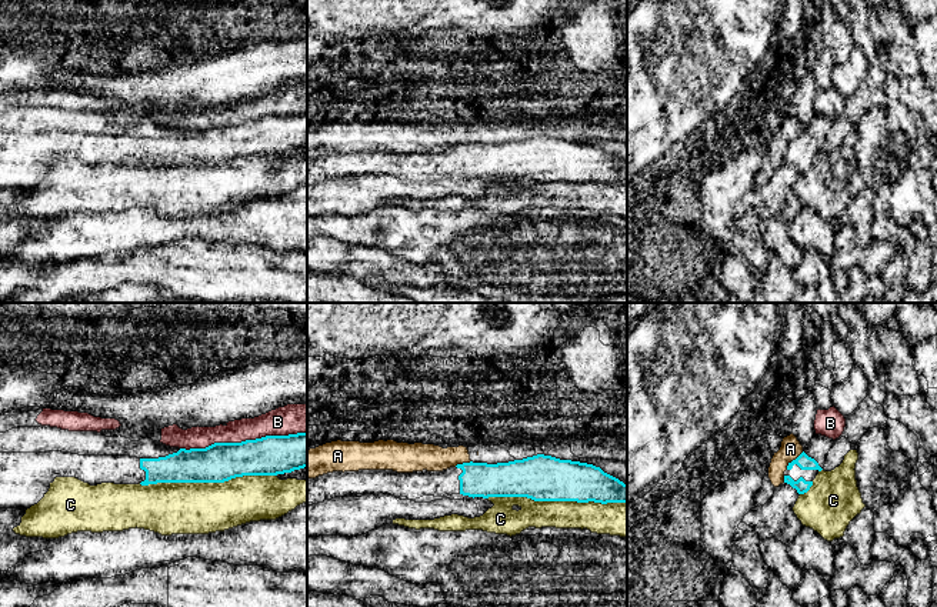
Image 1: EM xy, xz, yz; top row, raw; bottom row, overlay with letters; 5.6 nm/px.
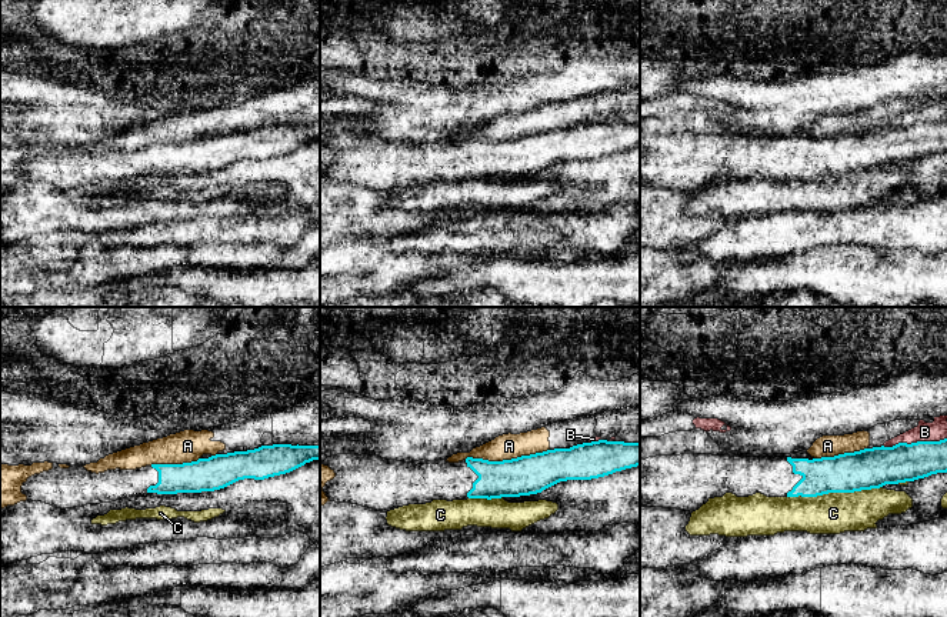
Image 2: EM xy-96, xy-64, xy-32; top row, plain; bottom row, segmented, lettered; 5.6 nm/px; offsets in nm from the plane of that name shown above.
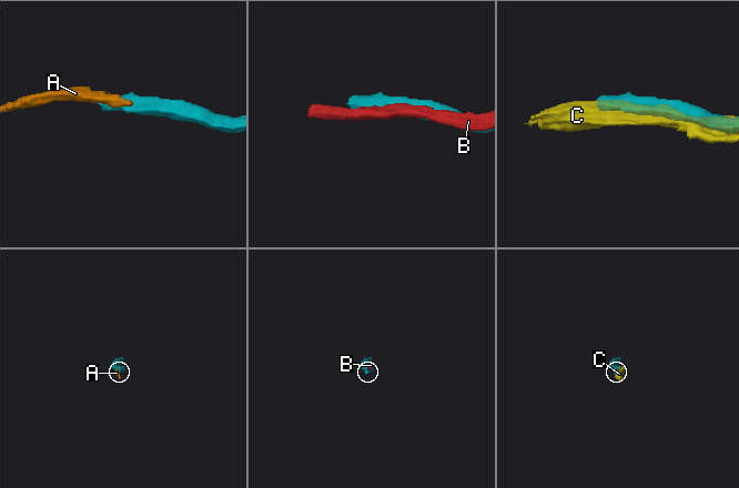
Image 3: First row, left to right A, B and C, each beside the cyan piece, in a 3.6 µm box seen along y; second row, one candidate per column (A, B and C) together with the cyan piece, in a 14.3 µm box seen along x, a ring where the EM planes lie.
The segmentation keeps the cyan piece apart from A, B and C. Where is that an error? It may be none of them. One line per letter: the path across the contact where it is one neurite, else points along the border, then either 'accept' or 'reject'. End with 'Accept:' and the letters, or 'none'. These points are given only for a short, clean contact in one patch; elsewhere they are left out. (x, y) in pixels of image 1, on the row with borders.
A: along yz (803, 452), (786, 469) | reject
B: reject
C: reject
Accept: none

